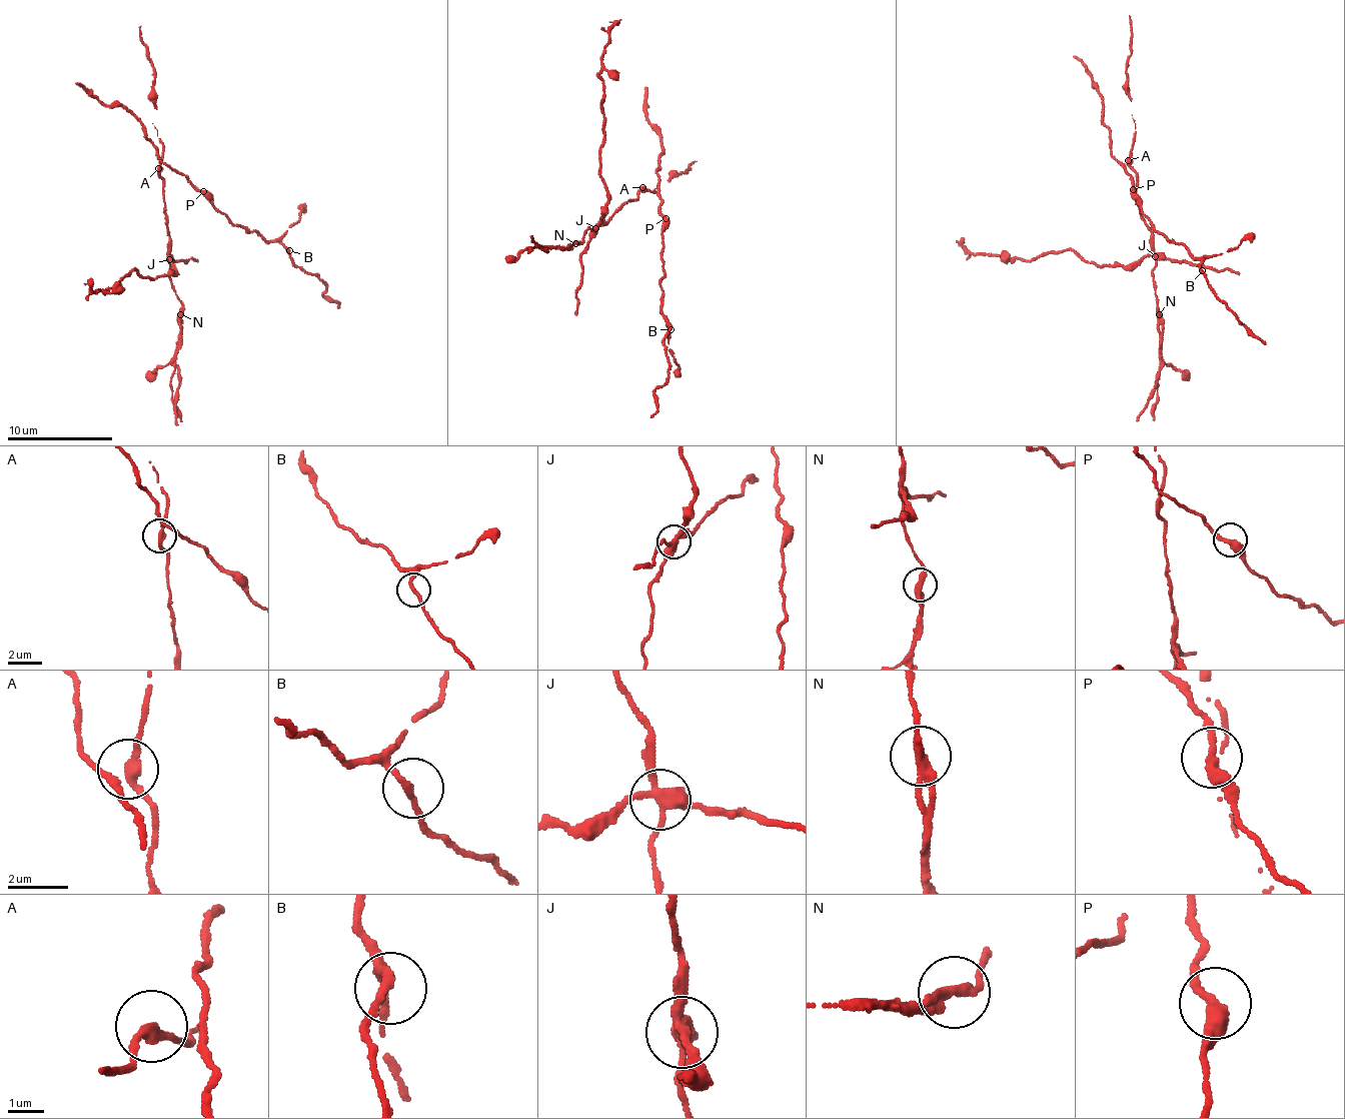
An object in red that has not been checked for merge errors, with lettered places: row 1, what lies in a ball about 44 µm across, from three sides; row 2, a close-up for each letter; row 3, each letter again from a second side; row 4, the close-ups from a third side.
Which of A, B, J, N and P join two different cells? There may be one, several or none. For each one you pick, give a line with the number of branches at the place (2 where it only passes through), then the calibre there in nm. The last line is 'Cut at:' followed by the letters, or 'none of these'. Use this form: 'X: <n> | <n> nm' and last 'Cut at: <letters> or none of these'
J: 4 | 320 nm
N: 2 | 320 nm
Cut at: J, N

